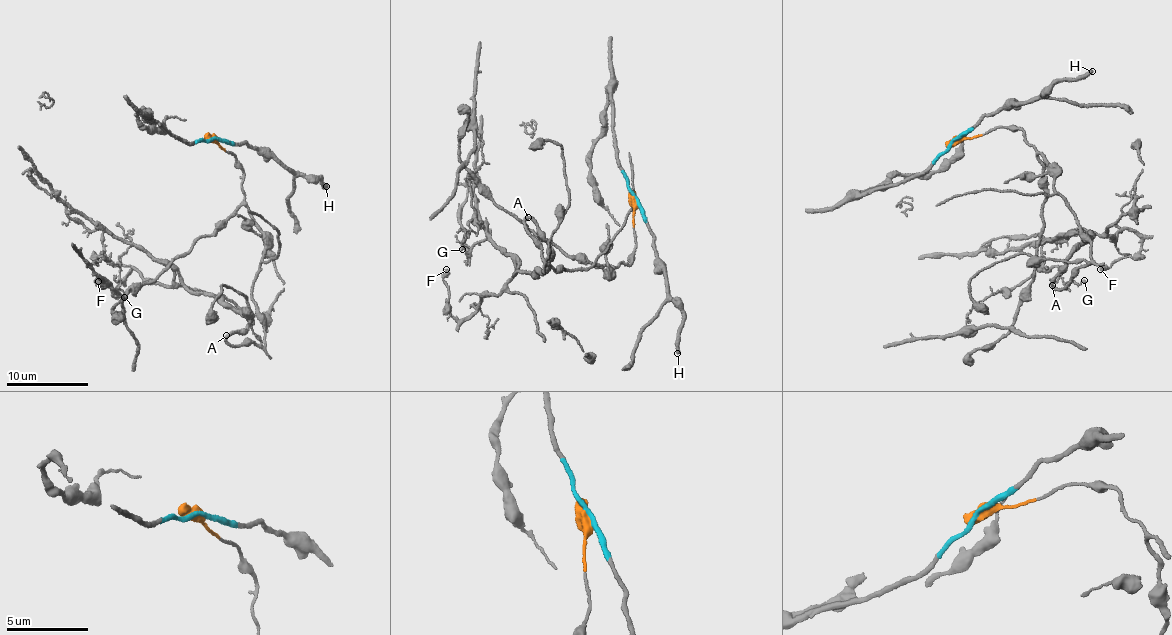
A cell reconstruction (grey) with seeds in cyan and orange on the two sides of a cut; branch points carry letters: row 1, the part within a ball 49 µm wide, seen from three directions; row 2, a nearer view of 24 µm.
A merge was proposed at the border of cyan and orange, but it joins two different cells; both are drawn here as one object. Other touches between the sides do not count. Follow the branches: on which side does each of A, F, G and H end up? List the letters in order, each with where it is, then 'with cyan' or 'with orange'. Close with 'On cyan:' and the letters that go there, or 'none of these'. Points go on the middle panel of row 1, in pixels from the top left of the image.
A: place (528, 217); with orange
F: place (446, 269); with orange
G: place (462, 249); with orange
H: place (677, 353); with cyan
On cyan: H

